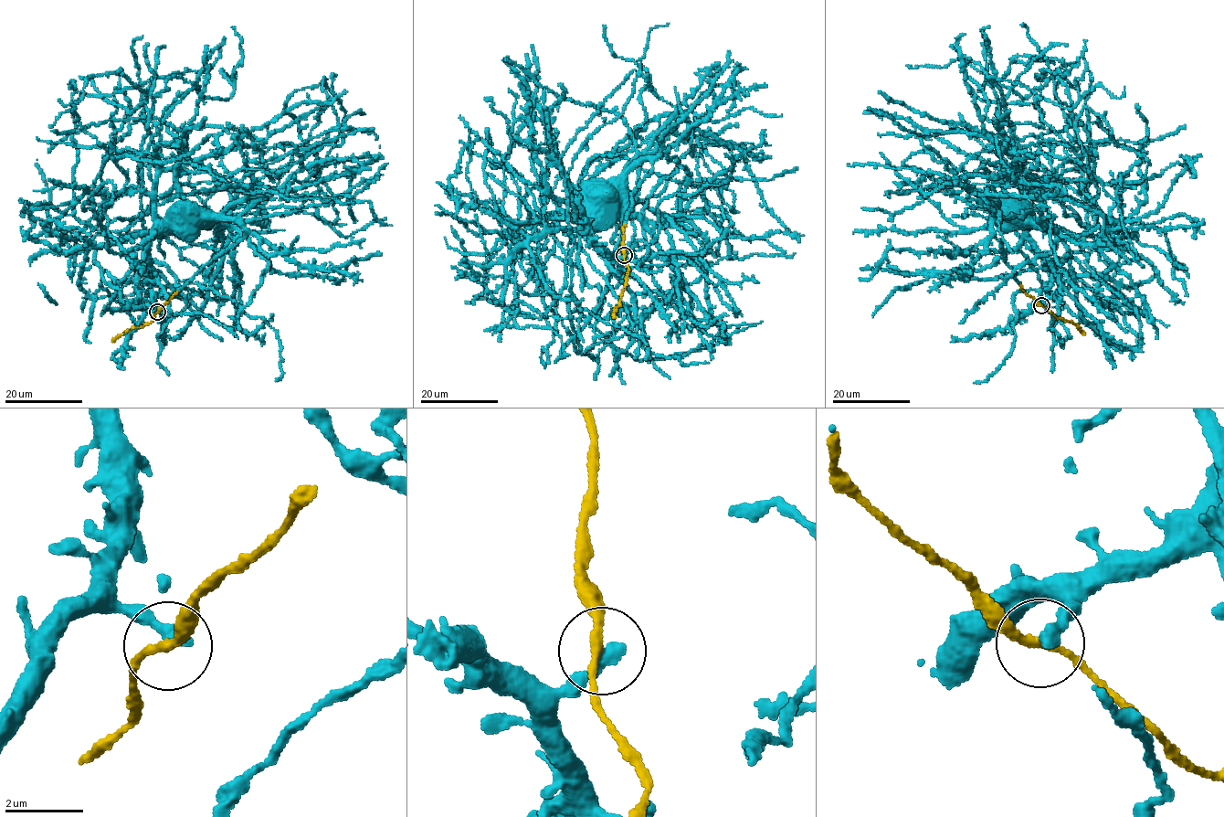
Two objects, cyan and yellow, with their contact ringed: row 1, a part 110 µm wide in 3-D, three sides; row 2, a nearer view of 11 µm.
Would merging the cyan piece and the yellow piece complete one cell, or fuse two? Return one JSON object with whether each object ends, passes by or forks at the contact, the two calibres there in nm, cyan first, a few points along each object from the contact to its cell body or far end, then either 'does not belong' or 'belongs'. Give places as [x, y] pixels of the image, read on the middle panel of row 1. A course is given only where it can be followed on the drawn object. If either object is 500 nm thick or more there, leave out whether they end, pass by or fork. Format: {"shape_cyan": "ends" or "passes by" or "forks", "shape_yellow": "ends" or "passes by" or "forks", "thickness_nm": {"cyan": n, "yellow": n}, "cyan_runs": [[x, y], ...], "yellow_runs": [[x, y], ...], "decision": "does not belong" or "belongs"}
{"shape_cyan": "ends", "shape_yellow": "passes by", "thickness_nm": {"cyan": 360, "yellow": 200}, "cyan_runs": [[625, 254], [618, 263], [620, 268], [615, 270], [585, 235], [598, 207], [596, 202], [598, 196]], "yellow_runs": [[625, 254], [628, 272], [614, 317]], "decision": "belongs"}

